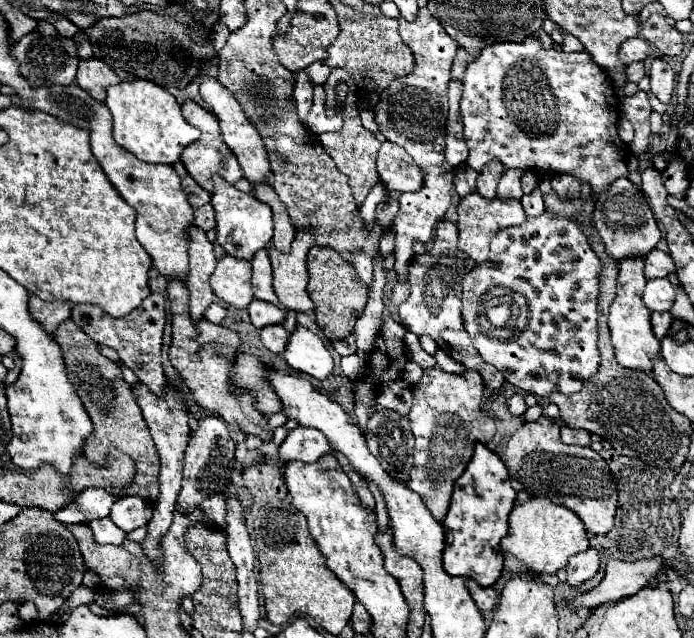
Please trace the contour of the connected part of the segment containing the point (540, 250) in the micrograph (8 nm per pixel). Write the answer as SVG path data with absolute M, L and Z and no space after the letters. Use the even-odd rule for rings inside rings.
M551 212L527 216L527 220L519 226L501 228L491 240L487 262L477 264L463 276L463 326L481 358L503 372L505 380L521 392L541 398L547 398L553 392L575 394L583 388L583 382L599 370L601 362L597 348L597 298L601 270L601 260L595 256L587 236L575 220L555 216ZM493 288L509 288L525 298L525 306L519 310L513 328L497 328L485 318L481 304Z

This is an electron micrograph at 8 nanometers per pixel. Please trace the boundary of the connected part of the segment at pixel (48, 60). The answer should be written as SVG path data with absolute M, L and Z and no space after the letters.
M39 22L37 30L33 30L31 34L23 36L13 48L11 48L11 56L19 62L19 72L23 78L27 78L27 82L33 88L43 88L43 86L71 86L77 74L77 46L71 38L63 38L59 36L59 32L47 24L47 22Z

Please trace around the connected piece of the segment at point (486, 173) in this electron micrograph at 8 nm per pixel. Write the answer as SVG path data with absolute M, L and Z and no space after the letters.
M489 162L481 172L479 172L479 178L477 178L477 192L483 196L483 198L495 198L497 196L497 182L503 174L503 166L499 162Z

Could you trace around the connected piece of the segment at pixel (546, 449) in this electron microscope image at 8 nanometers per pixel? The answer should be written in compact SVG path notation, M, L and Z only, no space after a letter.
M541 416L537 422L525 422L511 436L505 450L505 466L529 496L545 496L573 510L583 520L587 532L605 536L613 528L617 488L607 462L591 448L563 444L559 440L559 424L551 418Z

